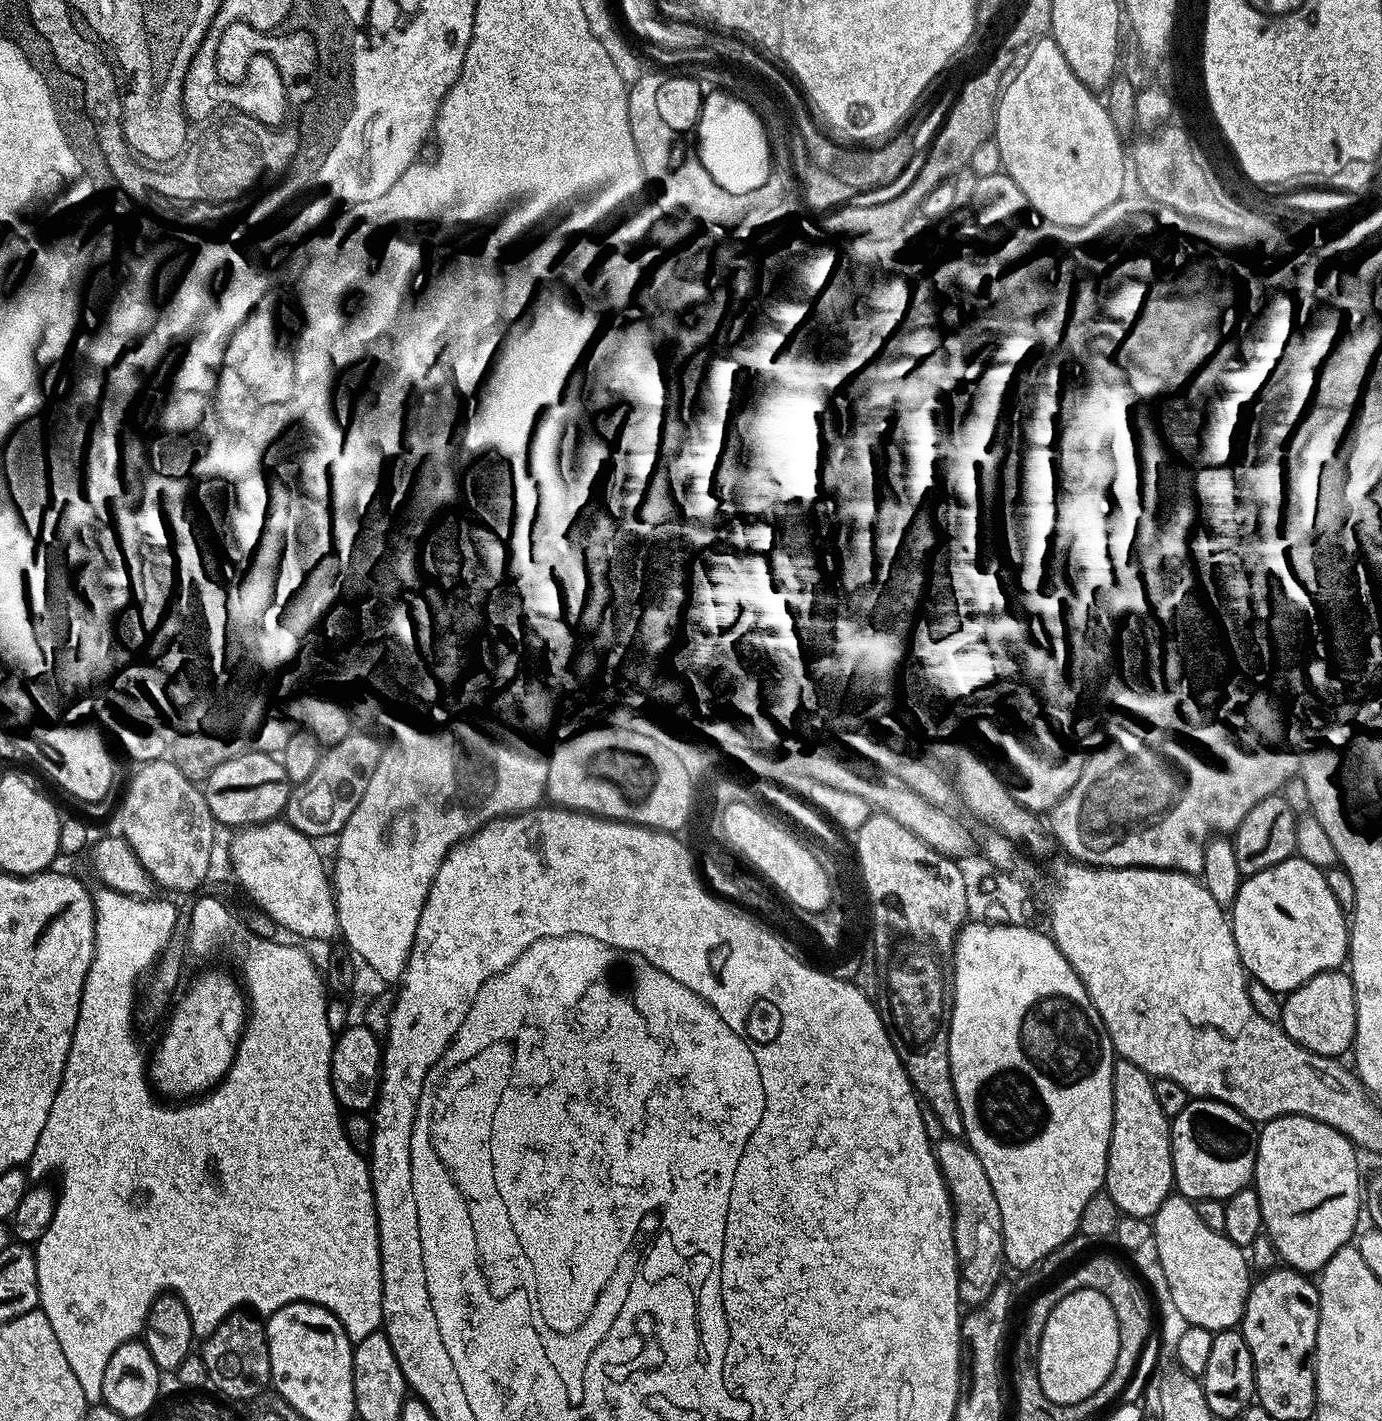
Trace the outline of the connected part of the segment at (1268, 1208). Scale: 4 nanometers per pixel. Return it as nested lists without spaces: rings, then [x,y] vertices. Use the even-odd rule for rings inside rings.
[[[1280,1116],[1277,1120],[1267,1121],[1259,1129],[1258,1139],[1256,1142],[1256,1171],[1254,1173],[1254,1187],[1258,1198],[1262,1202],[1262,1218],[1264,1219],[1264,1232],[1266,1236],[1272,1239],[1272,1244],[1276,1247],[1276,1252],[1281,1256],[1283,1263],[1287,1267],[1294,1268],[1298,1272],[1305,1274],[1319,1273],[1320,1269],[1338,1254],[1353,1239],[1357,1231],[1356,1219],[1362,1216],[1362,1180],[1360,1184],[1360,1164],[1356,1161],[1357,1149],[1351,1140],[1347,1140],[1337,1128],[1326,1126],[1317,1120],[1311,1120],[1305,1116]]]

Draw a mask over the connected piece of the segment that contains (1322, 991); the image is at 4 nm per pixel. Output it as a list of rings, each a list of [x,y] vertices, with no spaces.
[[[1347,971],[1319,972],[1317,976],[1310,978],[1300,988],[1295,988],[1294,991],[1287,993],[1283,997],[1282,1003],[1279,1025],[1298,1046],[1302,1046],[1314,1054],[1333,1058],[1343,1057],[1343,1052],[1347,1053],[1351,1049],[1352,1041],[1356,1039],[1356,995],[1351,975]]]

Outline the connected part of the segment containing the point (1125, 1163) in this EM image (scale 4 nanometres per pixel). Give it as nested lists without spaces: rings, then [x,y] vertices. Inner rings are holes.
[[[1117,1059],[1112,1065],[1112,1137],[1108,1143],[1108,1165],[1104,1188],[1114,1198],[1114,1206],[1125,1216],[1148,1220],[1155,1217],[1162,1202],[1173,1191],[1172,1130],[1170,1118],[1162,1114],[1158,1098],[1154,1098],[1154,1080],[1134,1062]]]

